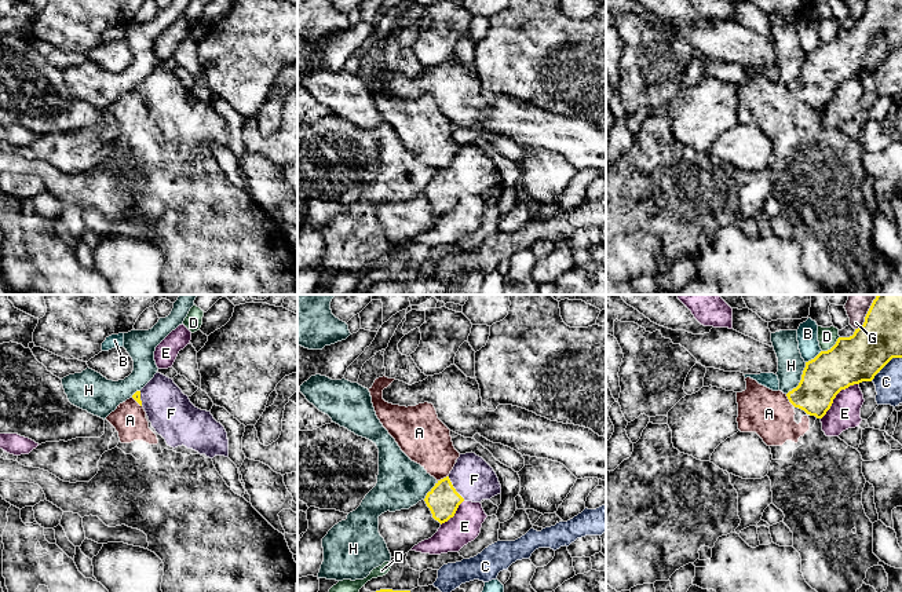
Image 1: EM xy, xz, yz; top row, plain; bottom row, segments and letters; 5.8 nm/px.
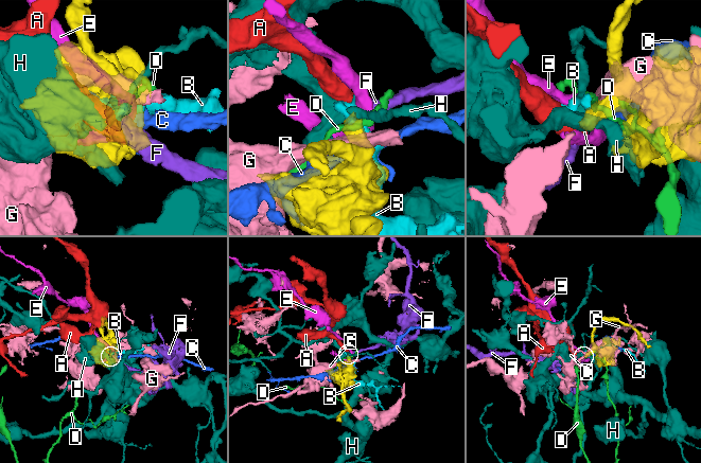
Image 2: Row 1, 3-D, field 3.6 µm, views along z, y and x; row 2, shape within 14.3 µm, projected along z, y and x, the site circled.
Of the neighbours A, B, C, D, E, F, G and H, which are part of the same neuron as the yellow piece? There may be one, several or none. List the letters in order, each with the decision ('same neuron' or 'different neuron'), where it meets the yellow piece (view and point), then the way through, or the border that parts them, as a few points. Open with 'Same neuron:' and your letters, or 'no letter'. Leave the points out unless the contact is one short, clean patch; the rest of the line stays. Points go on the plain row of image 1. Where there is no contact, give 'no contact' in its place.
Same neuron: F
A: different neuron; contact yz (788, 90); border yz (785, 86), (793, 97)
B: different neuron; contact yz (814, 50)
C: different neuron; contact yz (886, 55)
D: different neuron; contact yz (833, 37); border yz (839, 28), (829, 40), (822, 43)
E: different neuron; contact yz (835, 88)
F: same neuron; contact xz (455, 181); way xz (442, 192), (455, 181), (474, 171)
G: different neuron; contact yz (865, 11)
H: different neuron; contact yz (802, 70)

